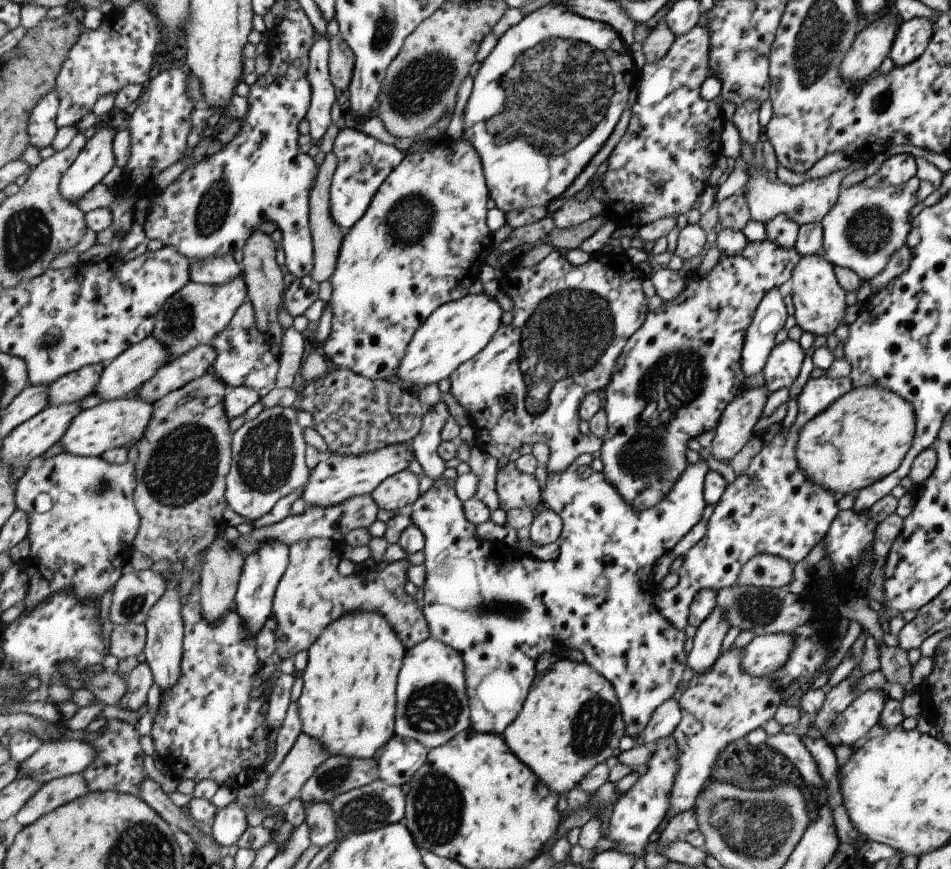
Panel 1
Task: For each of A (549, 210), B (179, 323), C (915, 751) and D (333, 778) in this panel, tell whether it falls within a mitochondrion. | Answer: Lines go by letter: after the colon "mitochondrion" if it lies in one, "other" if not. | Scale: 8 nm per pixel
A: other
B: mitochondrion
C: other
D: mitochondrion

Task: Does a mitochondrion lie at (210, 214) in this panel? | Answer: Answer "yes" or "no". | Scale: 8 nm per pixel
yes

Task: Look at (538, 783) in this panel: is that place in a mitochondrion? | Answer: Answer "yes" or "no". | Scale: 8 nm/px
no

